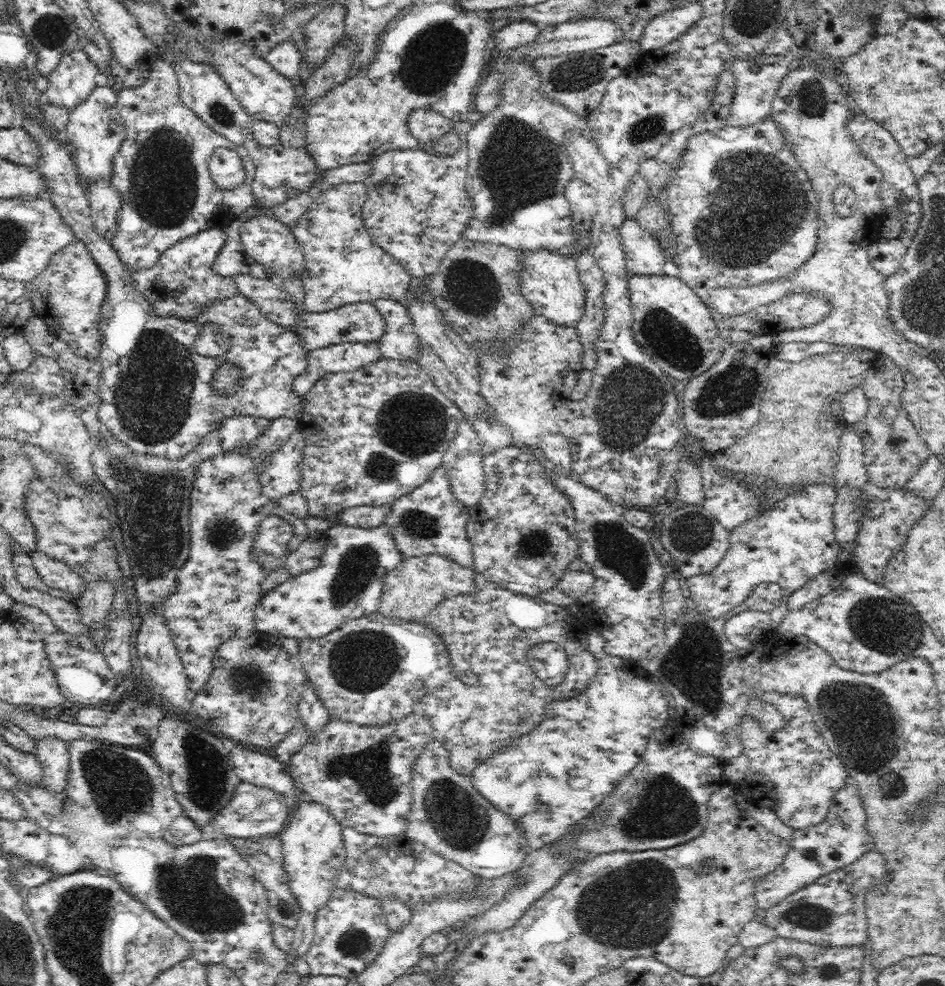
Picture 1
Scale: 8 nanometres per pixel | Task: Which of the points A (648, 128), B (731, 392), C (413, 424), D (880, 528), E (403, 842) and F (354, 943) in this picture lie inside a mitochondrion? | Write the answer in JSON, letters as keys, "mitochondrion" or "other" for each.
{"A":"mitochondrion","B":"mitochondrion","C":"mitochondrion","D":"other","E":"other","F":"mitochondrion"}

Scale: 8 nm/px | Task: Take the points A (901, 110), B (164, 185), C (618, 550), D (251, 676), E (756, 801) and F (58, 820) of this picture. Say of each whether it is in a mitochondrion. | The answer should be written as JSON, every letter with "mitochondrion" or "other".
{"A":"other","B":"mitochondrion","C":"mitochondrion","D":"mitochondrion","E":"other","F":"other"}

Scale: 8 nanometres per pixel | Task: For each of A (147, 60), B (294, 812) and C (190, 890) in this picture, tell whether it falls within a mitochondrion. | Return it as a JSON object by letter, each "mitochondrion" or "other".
{"A":"other","B":"other","C":"mitochondrion"}

